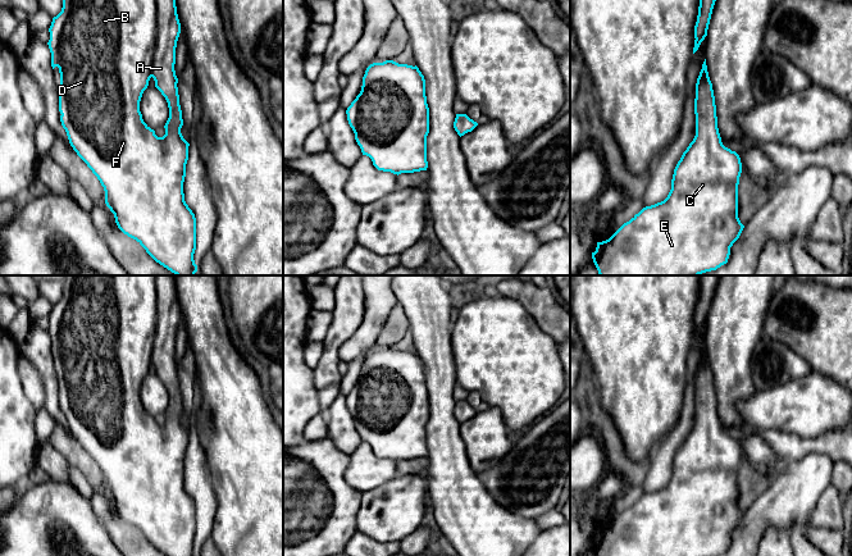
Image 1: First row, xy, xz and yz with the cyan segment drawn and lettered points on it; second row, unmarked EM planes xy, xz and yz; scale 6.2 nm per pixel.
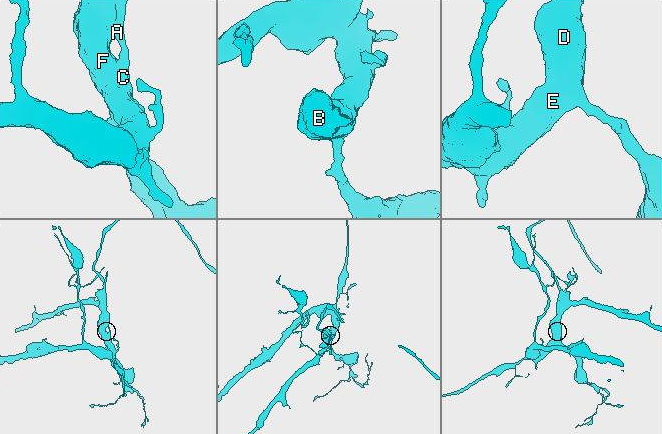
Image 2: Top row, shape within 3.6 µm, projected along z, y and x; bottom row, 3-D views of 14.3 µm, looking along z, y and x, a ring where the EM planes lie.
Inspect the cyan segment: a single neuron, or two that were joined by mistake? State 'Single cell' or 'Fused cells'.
Single cell

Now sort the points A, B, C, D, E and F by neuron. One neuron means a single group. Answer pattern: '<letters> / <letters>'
A B C D E F

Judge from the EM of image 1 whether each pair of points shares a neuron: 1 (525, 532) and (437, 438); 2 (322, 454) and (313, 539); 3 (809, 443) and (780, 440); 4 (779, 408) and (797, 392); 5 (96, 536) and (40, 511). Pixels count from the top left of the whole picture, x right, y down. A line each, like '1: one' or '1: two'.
1: one
2: one
3: one
4: one
5: one

